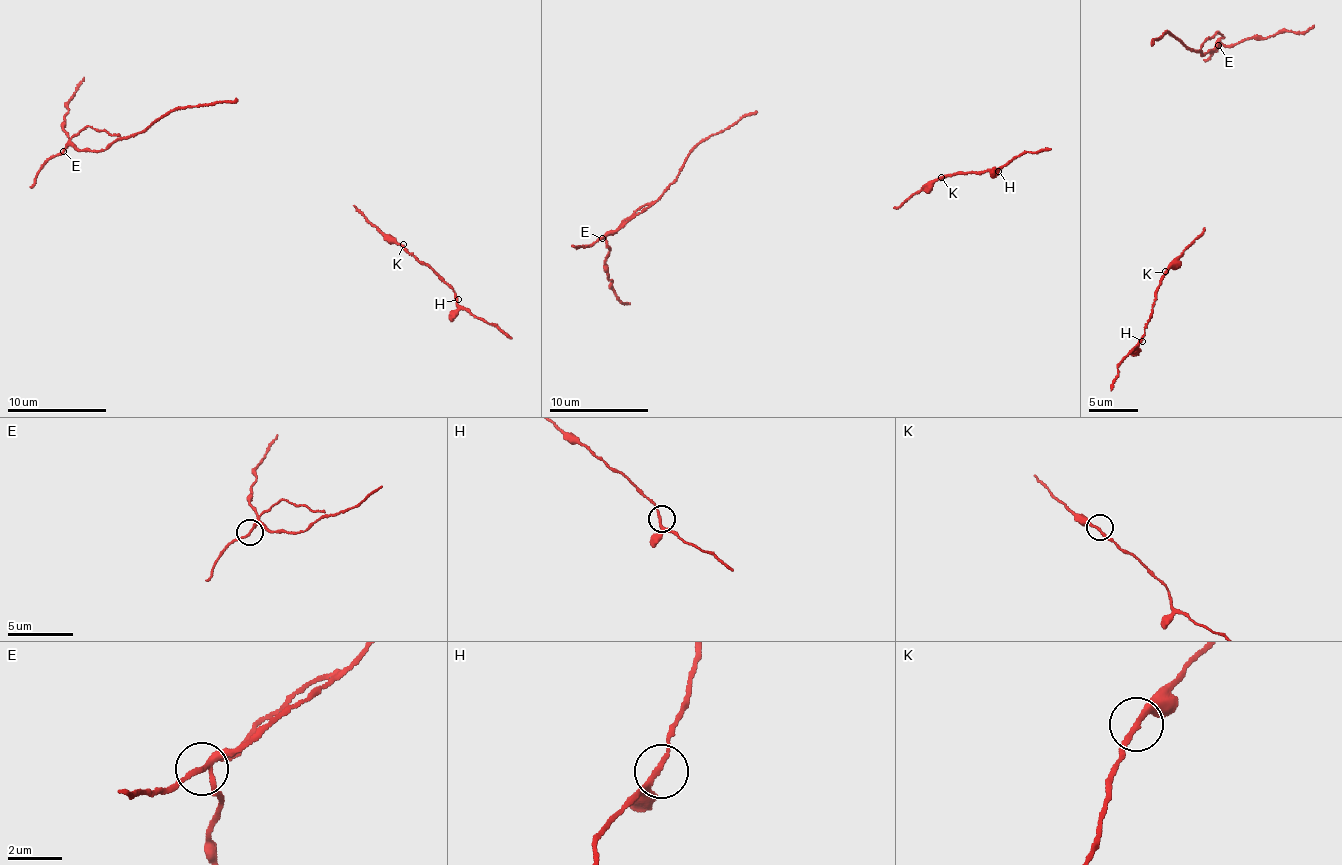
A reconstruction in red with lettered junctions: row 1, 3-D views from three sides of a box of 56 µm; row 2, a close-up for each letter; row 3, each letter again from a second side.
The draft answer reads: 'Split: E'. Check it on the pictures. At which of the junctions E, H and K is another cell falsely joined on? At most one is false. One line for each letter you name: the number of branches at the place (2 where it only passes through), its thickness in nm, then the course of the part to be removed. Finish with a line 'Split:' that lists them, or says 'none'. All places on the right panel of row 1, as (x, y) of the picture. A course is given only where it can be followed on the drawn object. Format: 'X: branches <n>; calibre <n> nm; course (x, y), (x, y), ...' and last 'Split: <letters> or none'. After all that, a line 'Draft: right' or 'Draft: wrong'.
E: branches 3; calibre 170 nm; course (1218, 45), (1206, 55), (1197, 53), (1168, 32), (1152, 44), (1152, 41)
Split: E
Draft: right

